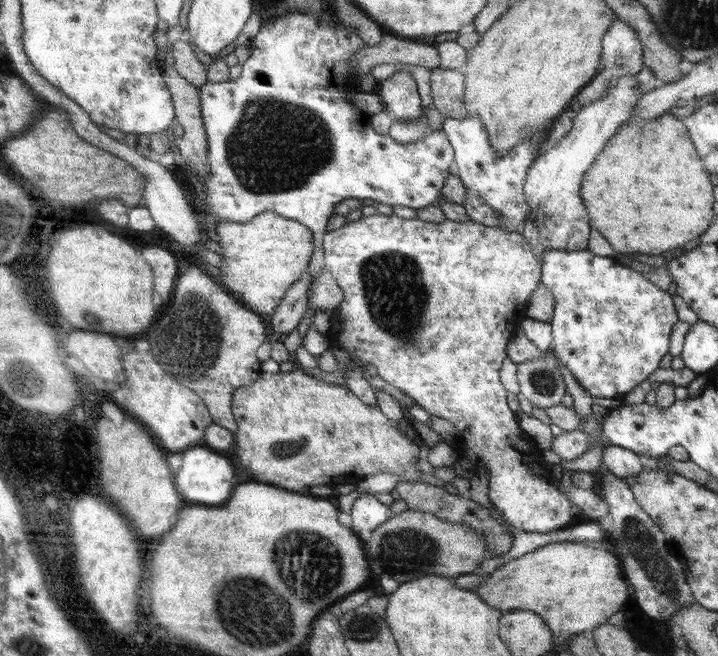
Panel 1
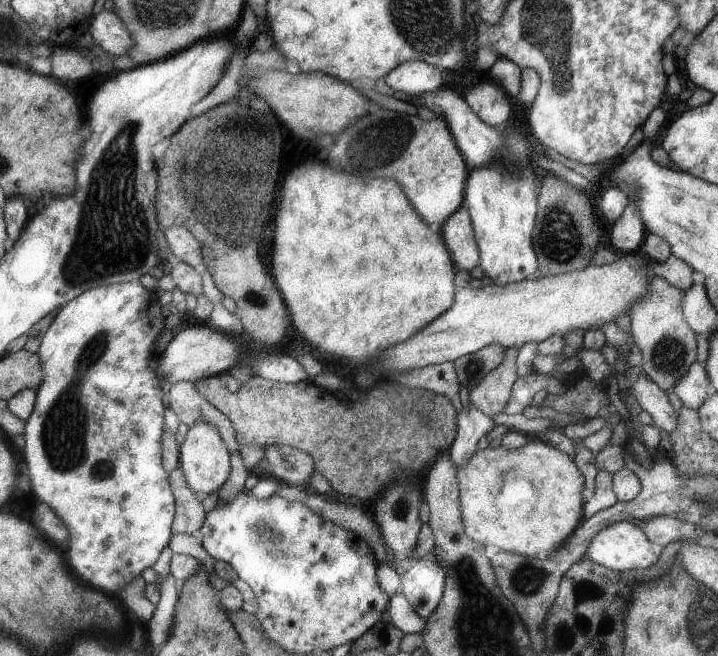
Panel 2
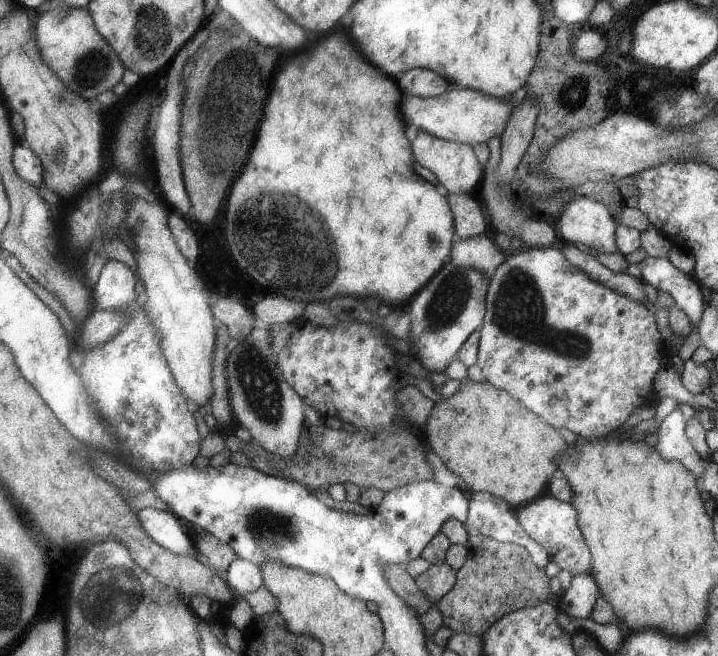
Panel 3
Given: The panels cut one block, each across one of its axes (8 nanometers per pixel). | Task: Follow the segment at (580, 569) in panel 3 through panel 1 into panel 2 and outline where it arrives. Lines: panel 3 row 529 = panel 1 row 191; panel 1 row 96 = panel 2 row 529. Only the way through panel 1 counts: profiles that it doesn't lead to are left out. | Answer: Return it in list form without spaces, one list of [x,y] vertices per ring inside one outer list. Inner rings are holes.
[[[632,520],[618,521],[604,527],[589,542],[585,558],[608,567],[613,571],[644,570],[655,564],[659,559],[659,549],[644,534],[638,524]]]

